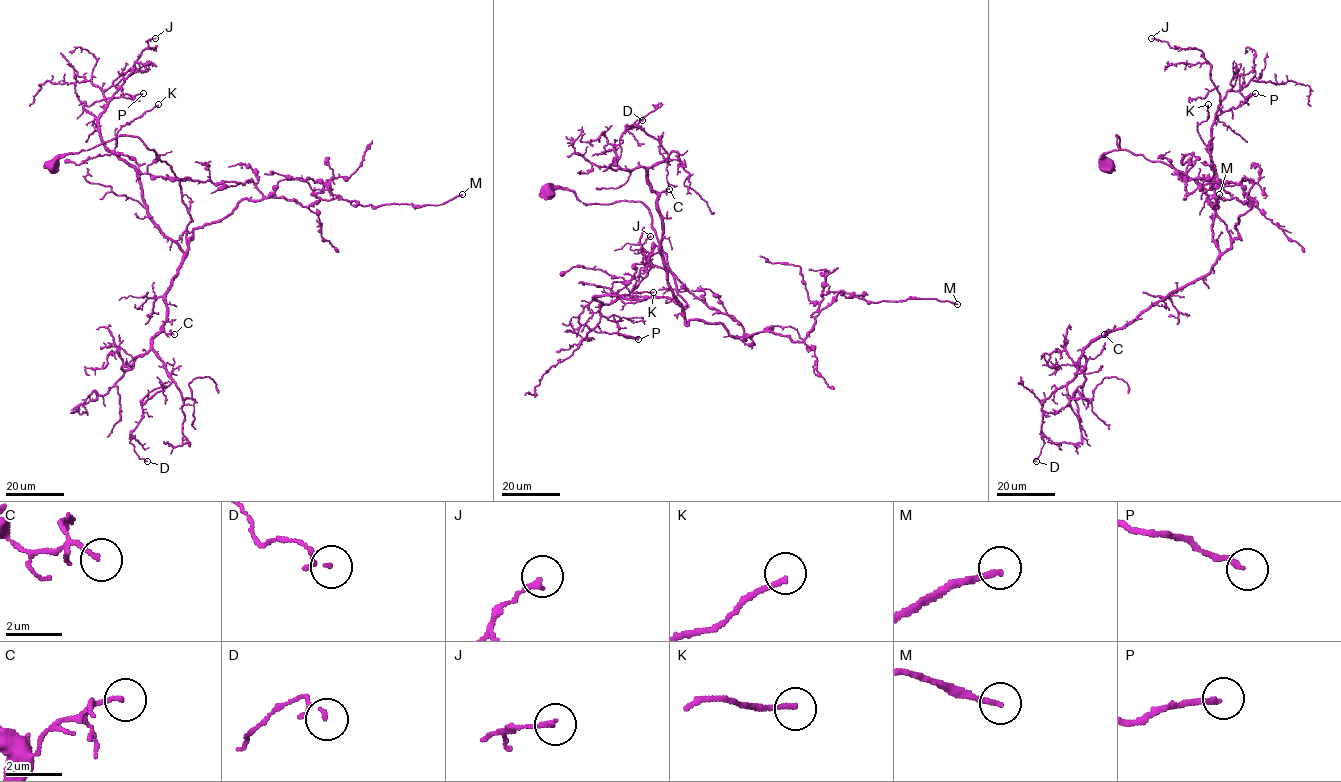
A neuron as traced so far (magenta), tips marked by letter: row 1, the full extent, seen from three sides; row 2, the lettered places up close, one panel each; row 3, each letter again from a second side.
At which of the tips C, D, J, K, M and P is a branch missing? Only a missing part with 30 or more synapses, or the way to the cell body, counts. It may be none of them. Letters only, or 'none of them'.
M

